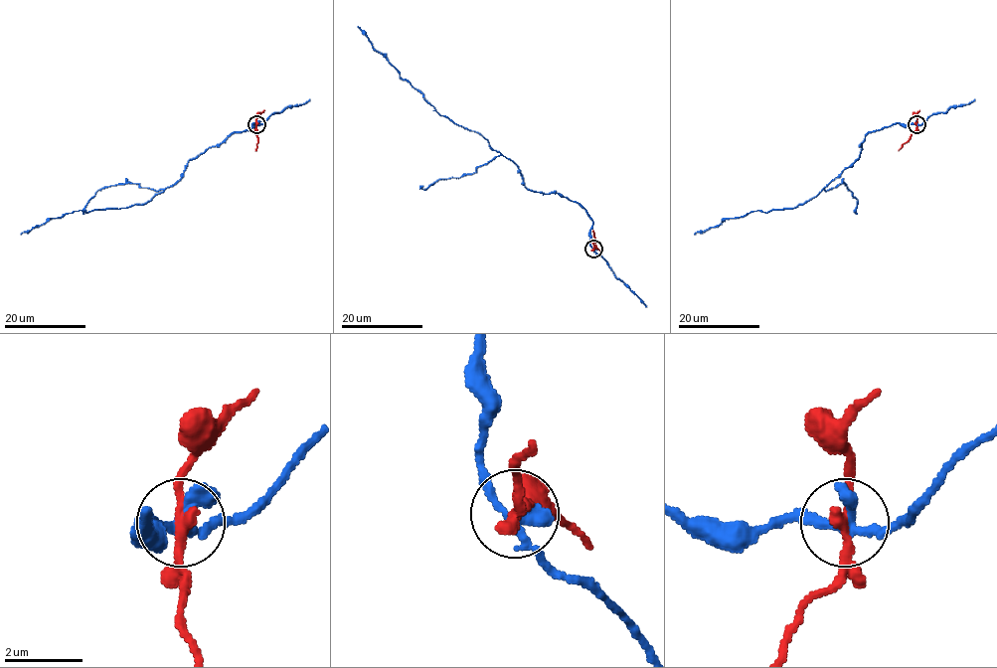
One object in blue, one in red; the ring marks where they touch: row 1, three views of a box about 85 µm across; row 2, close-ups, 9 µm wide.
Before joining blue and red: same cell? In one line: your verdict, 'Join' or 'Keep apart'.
Keep apart

